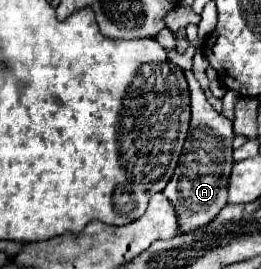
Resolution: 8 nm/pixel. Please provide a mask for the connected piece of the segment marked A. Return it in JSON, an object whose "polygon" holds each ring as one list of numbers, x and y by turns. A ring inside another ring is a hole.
{"polygon":[[184,71,184,75,190,89,192,119,176,171,162,193,172,201,172,205,178,211,180,231,192,231,196,227,210,223,218,215,218,211,226,205,226,183,232,169,234,131,232,131,232,121,222,113,216,113,214,107,208,103,194,73]]}

